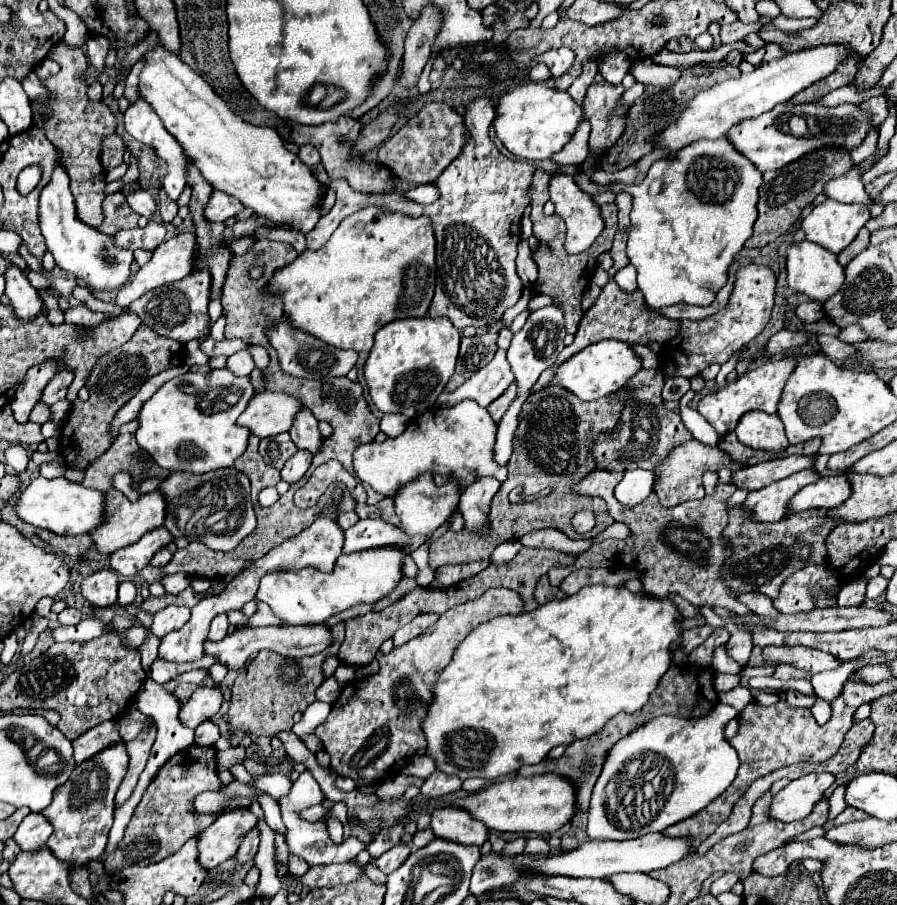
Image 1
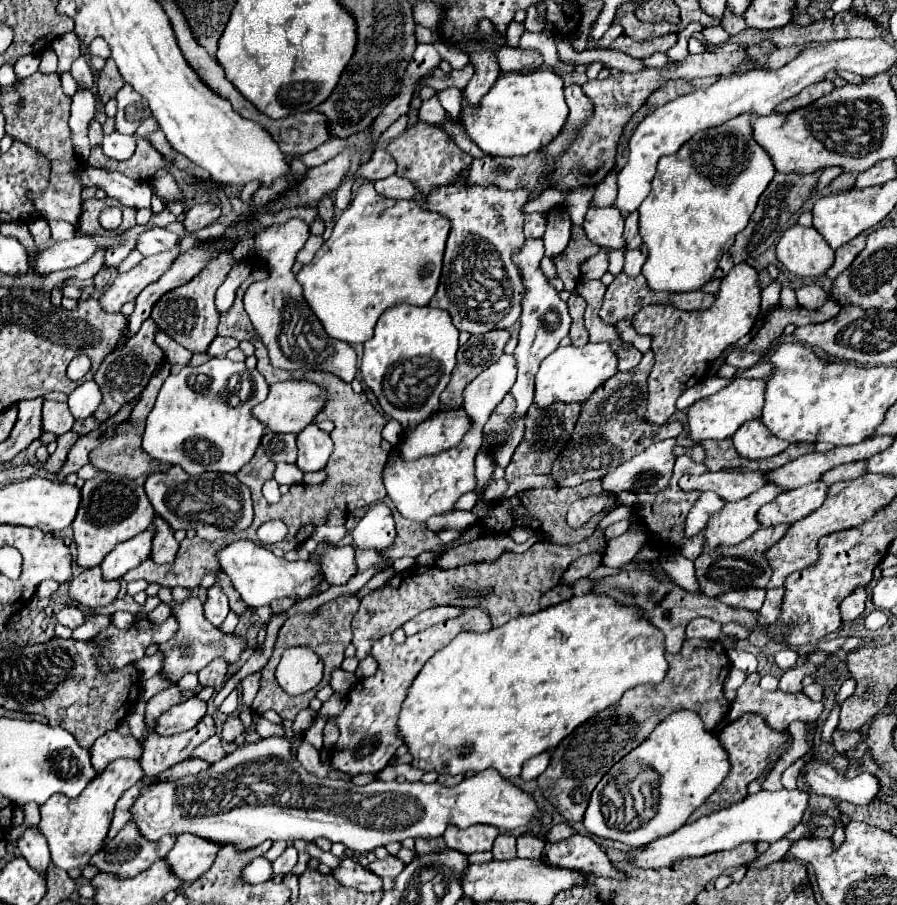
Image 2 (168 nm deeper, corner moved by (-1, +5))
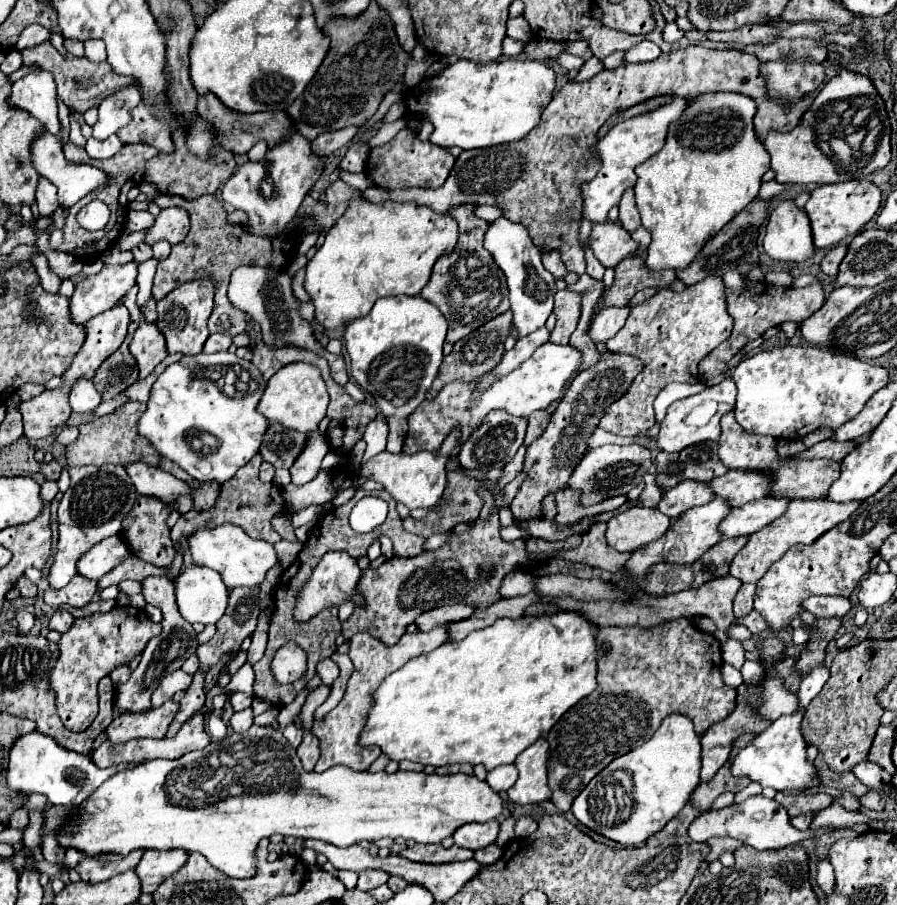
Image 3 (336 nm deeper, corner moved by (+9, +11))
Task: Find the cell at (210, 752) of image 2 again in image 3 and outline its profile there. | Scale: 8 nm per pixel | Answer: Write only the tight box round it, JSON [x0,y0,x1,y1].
[7,732,127,808]

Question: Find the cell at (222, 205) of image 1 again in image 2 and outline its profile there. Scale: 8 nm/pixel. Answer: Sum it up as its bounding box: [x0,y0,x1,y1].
[185,204,221,232]

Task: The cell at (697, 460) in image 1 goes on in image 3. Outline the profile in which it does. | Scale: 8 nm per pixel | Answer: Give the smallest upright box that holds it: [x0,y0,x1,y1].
[567,444,653,506]

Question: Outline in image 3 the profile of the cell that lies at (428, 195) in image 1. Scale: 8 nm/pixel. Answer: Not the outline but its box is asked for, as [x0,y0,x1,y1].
[339,168,373,190]

